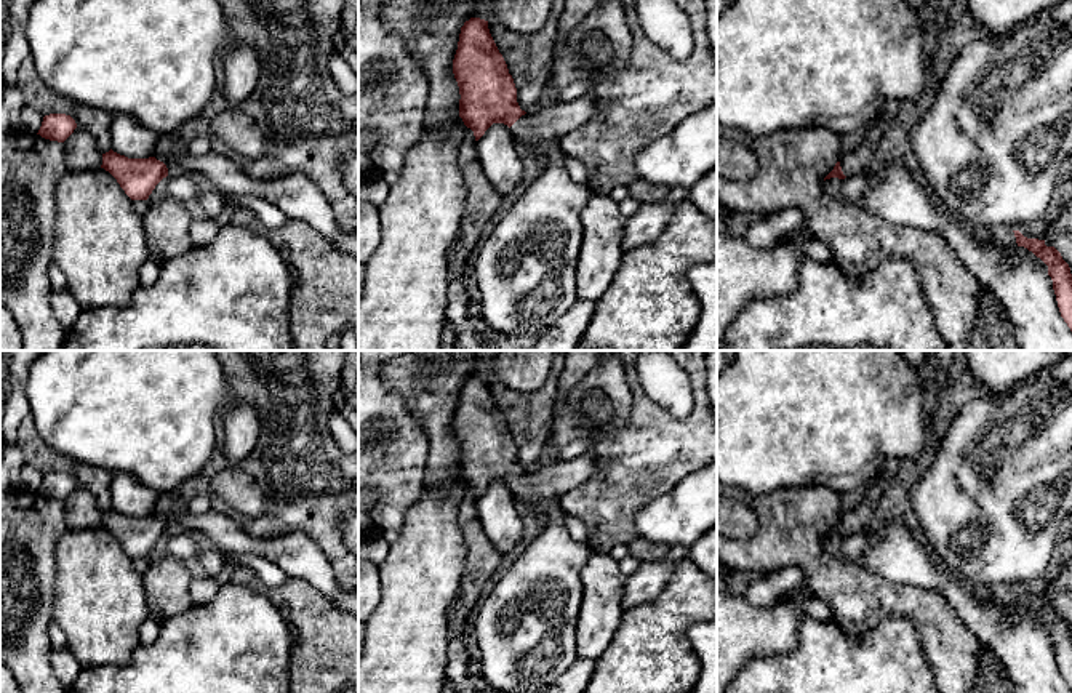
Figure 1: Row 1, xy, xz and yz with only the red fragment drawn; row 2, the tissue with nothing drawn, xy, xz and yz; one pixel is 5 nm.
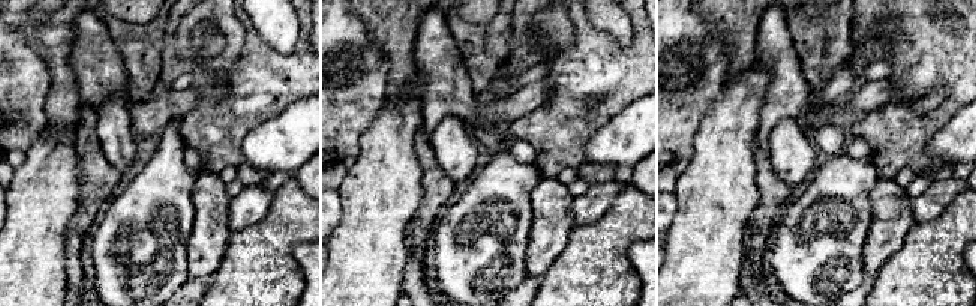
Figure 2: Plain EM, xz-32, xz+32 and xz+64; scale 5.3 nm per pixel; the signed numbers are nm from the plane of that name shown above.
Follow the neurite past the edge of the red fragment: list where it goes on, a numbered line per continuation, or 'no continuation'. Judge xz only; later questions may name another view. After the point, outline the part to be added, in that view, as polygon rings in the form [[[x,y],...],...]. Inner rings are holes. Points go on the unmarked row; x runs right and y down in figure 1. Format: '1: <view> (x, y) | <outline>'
1: xz (543, 485) | [[[592,451],[570,461],[552,458],[542,461],[536,469],[522,474],[510,485],[510,490],[523,511],[528,507],[546,507],[566,491],[579,487],[595,471]]]

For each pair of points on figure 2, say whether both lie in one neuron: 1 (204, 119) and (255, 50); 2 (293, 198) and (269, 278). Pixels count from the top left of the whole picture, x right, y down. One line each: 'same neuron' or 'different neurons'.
1: same neuron
2: same neuron

